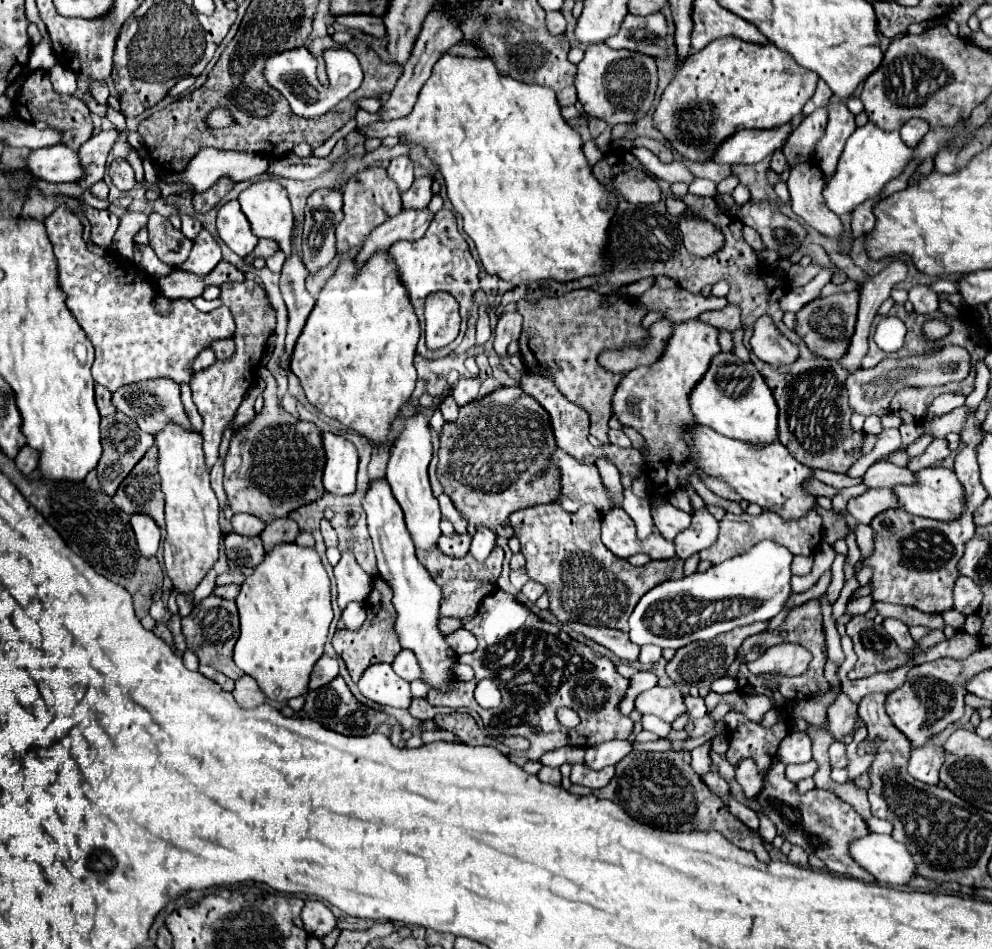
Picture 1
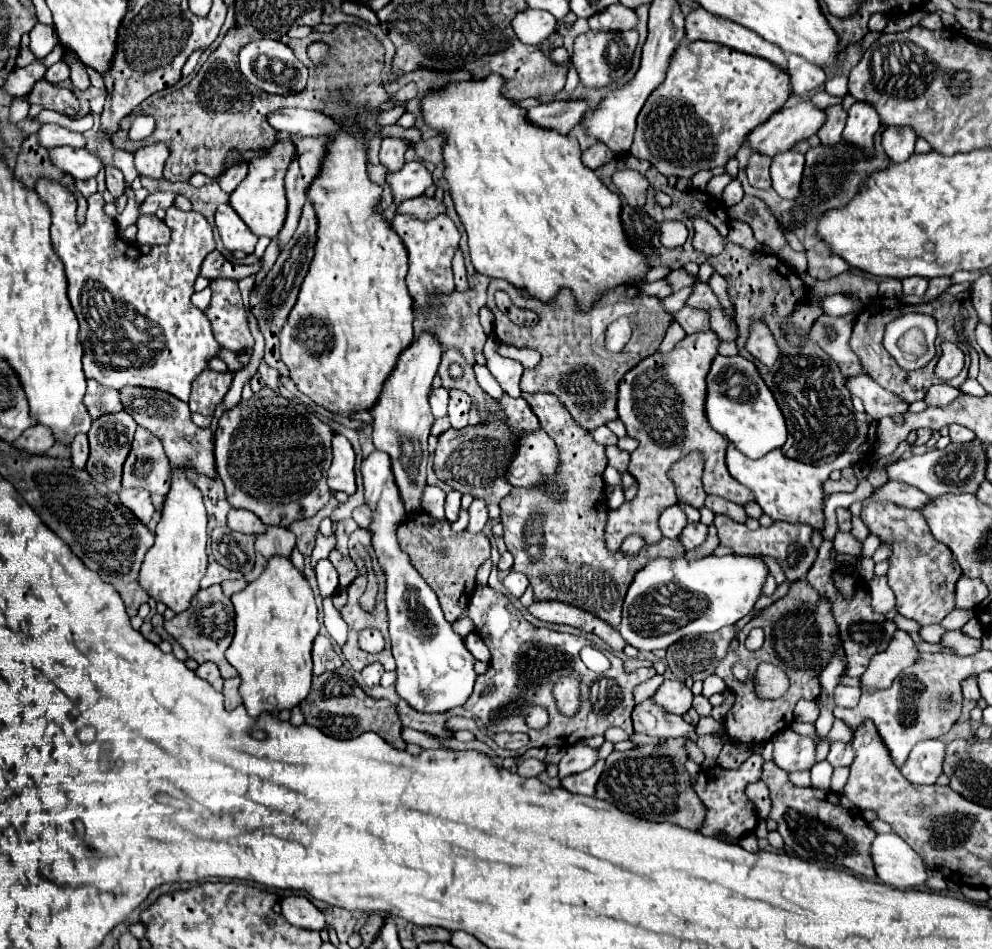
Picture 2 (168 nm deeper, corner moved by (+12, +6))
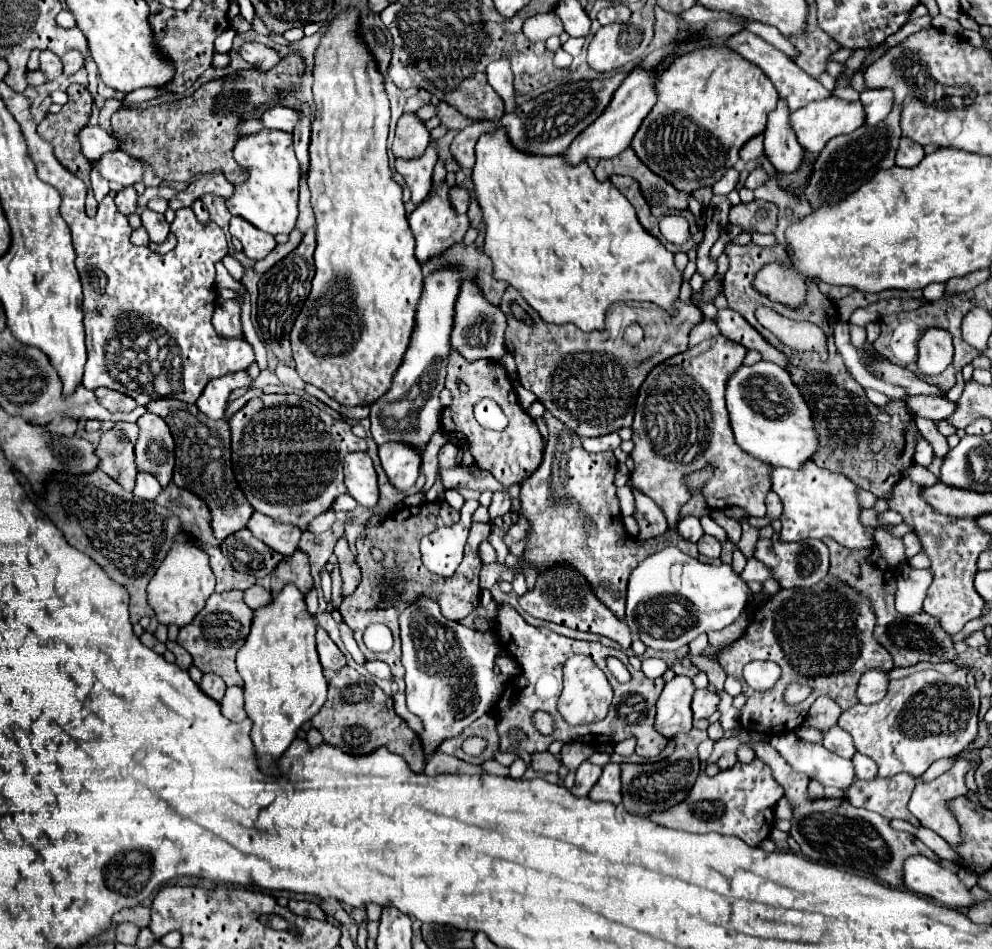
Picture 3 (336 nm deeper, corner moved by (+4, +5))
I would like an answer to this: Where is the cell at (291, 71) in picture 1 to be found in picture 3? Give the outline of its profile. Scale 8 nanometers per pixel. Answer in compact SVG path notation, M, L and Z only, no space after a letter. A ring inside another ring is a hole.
M244 43L240 49L240 55L244 61L254 65L262 73L270 71L274 65L278 65L282 61L280 53L274 47L268 47L262 43Z

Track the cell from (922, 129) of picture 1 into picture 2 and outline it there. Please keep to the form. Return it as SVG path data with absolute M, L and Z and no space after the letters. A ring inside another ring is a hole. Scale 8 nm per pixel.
M886 128L882 134L884 152L892 162L906 162L914 154L916 134L906 128Z

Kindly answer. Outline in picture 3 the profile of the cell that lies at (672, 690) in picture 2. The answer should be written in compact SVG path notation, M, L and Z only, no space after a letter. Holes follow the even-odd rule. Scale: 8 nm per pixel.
M696 689L692 697L692 713L694 719L708 719L718 705L718 695L708 689Z

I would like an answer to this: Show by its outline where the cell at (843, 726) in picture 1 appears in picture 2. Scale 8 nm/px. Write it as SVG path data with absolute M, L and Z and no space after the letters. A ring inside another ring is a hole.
M838 686L834 692L834 704L842 708L854 708L860 700L860 688L850 688L850 686Z

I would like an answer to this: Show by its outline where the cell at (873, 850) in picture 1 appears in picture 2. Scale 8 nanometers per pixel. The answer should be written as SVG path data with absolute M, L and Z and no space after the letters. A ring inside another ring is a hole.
M878 834L872 844L872 858L878 878L894 888L922 888L928 880L922 858L898 836Z

